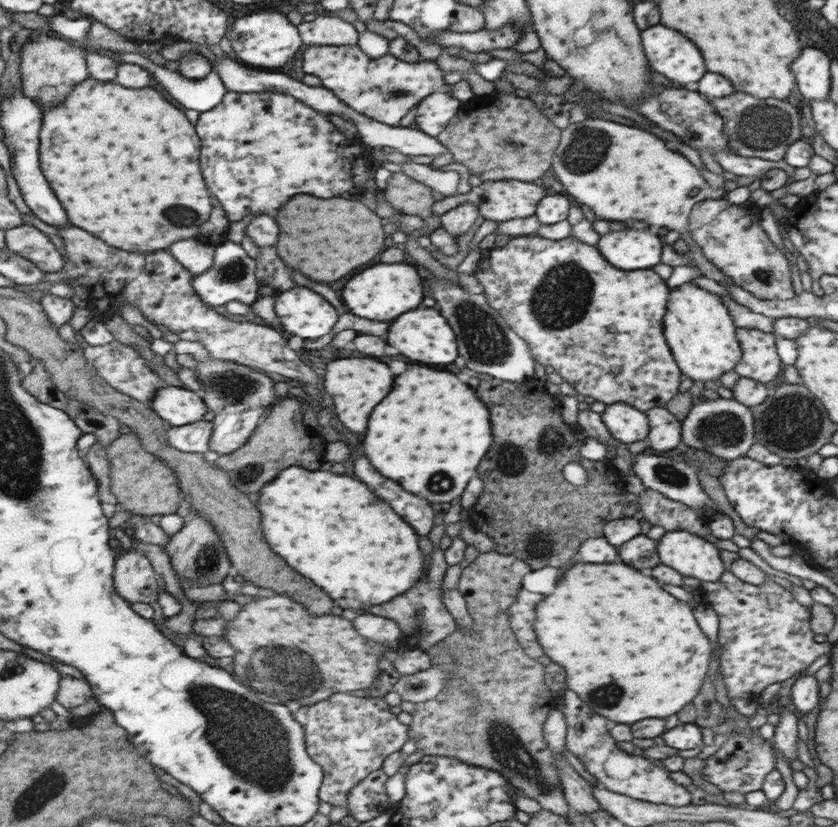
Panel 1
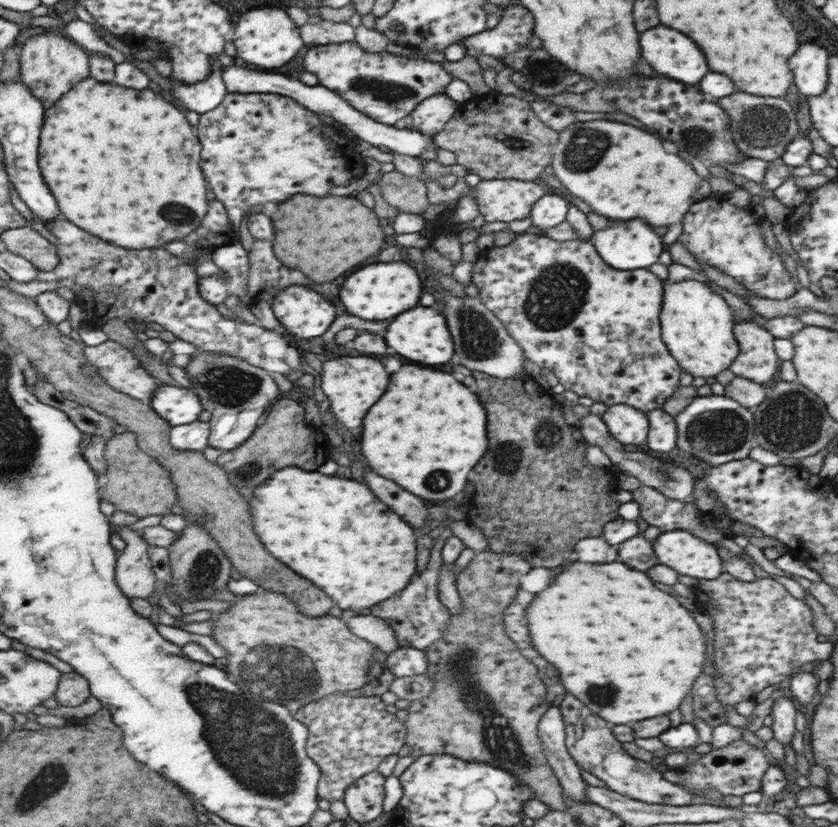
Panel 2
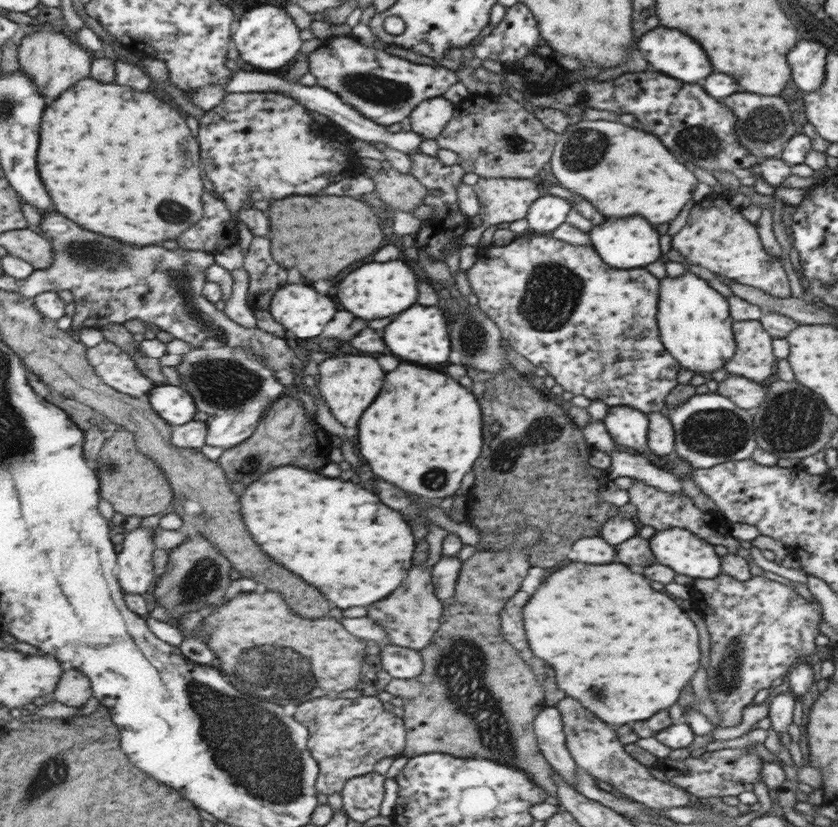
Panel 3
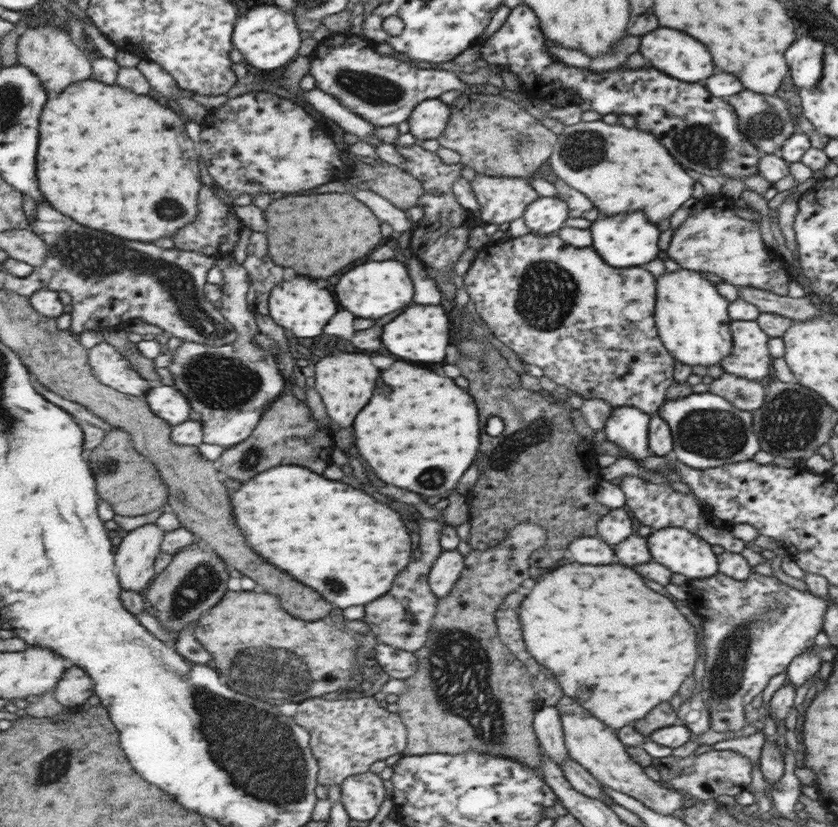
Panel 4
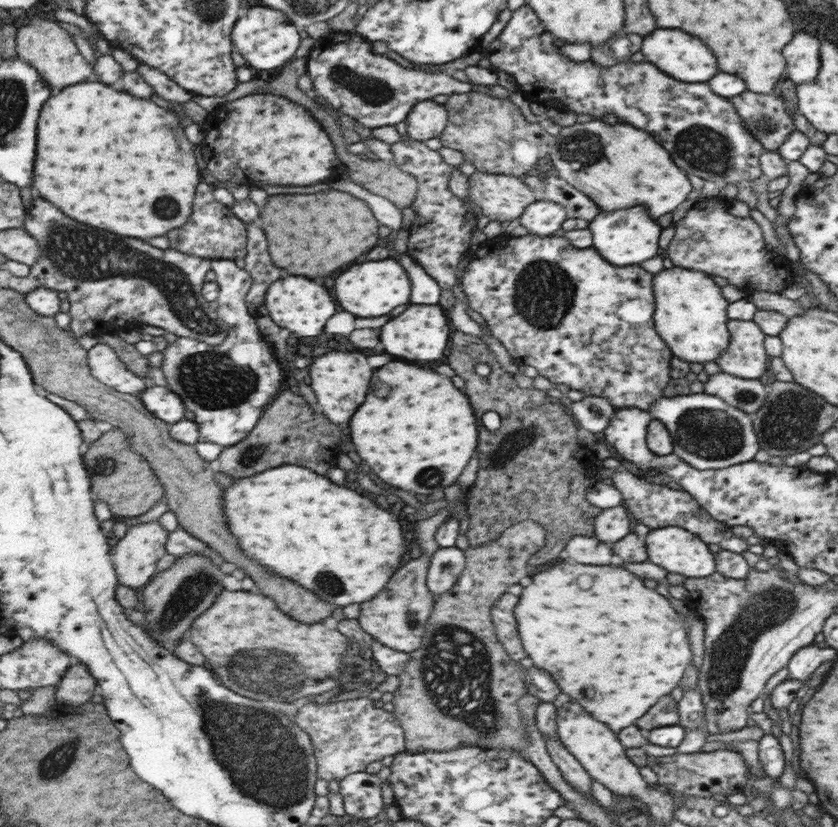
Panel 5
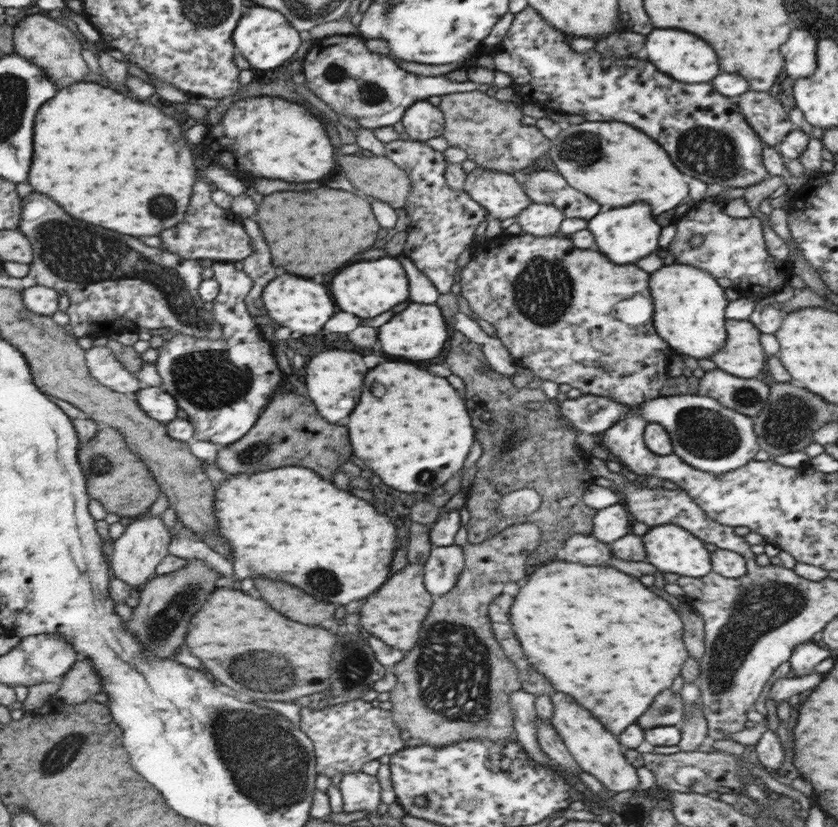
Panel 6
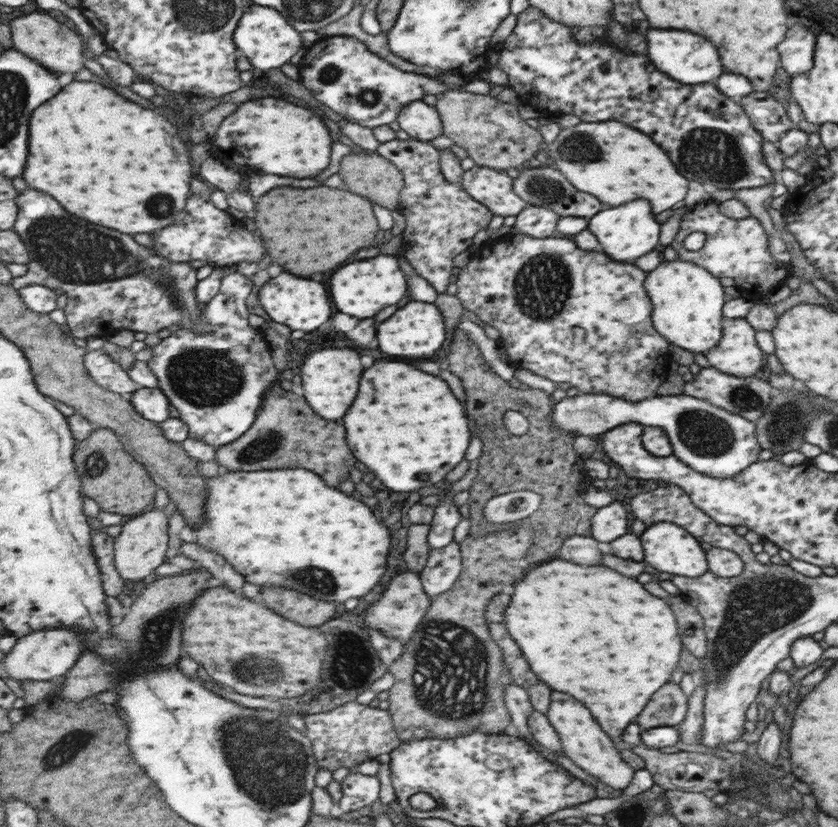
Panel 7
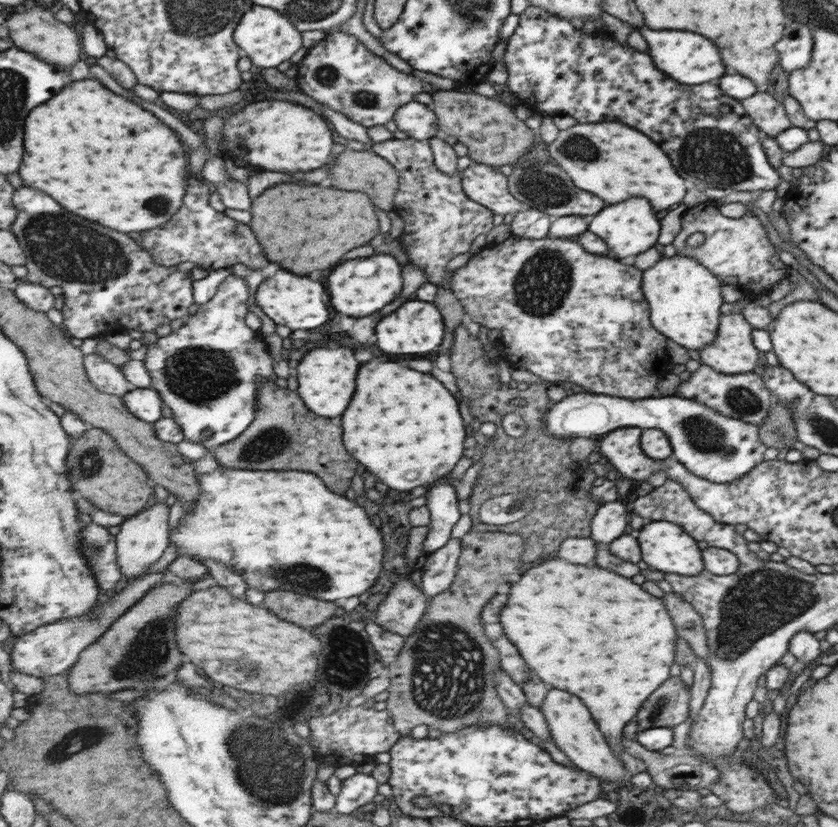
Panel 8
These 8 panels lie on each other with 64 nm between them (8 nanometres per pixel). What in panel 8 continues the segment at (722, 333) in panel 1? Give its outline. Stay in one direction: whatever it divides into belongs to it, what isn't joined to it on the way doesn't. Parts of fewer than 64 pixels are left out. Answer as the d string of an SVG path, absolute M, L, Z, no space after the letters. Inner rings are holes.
M676 254L661 258L645 270L645 300L649 302L653 328L685 349L703 349L716 338L715 330L720 322L723 295L719 296L717 278L705 268L694 258Z

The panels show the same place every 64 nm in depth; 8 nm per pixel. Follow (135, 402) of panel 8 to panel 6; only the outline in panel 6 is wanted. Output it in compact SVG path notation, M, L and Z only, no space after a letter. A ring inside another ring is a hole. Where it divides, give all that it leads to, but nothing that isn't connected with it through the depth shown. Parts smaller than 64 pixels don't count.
M144 386L138 393L134 394L141 408L155 420L168 423L177 419L180 406L178 400L169 394L162 386Z

